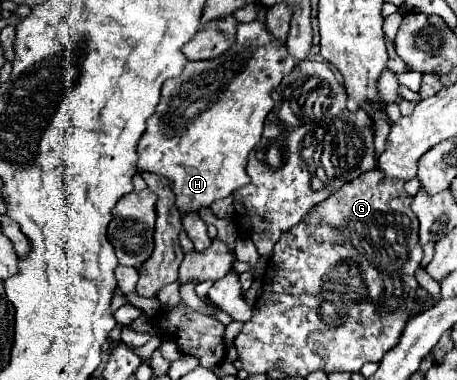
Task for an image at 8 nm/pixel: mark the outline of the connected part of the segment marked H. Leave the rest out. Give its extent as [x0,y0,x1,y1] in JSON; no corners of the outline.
[137,19,295,215]

